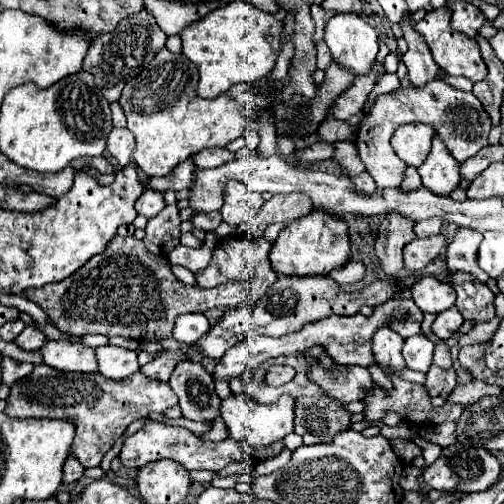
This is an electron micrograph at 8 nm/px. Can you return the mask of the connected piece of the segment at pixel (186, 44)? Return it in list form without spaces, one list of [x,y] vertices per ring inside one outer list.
[[[231,2],[179,32],[183,54],[199,70],[197,94],[201,98],[217,98],[239,82],[255,84],[265,78],[275,68],[277,54],[281,52],[281,30],[283,22],[273,14],[259,10],[249,2]]]

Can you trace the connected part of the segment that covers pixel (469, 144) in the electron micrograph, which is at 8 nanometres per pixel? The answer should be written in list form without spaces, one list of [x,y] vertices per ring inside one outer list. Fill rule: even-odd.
[[[443,80],[427,82],[423,90],[415,86],[405,86],[389,94],[379,94],[365,110],[363,118],[365,120],[361,120],[355,132],[355,146],[361,162],[365,164],[365,172],[373,176],[379,188],[399,188],[403,182],[403,170],[407,168],[407,164],[397,158],[395,150],[389,144],[397,126],[409,122],[423,122],[433,126],[435,134],[443,144],[447,144],[449,154],[453,154],[457,162],[465,162],[467,158],[475,156],[483,146],[487,146],[487,136],[491,130],[491,120],[481,102],[471,92],[461,92]]]

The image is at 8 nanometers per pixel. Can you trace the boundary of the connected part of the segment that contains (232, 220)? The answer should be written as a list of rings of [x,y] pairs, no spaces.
[[[227,182],[223,198],[225,198],[225,204],[221,208],[223,222],[227,222],[231,226],[251,222],[263,206],[261,194],[247,190],[247,186],[243,182]]]

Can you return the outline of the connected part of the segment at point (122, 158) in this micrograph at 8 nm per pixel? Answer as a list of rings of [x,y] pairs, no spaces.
[[[113,128],[111,136],[107,136],[107,150],[117,158],[121,166],[131,162],[131,152],[135,148],[135,138],[127,128]]]

